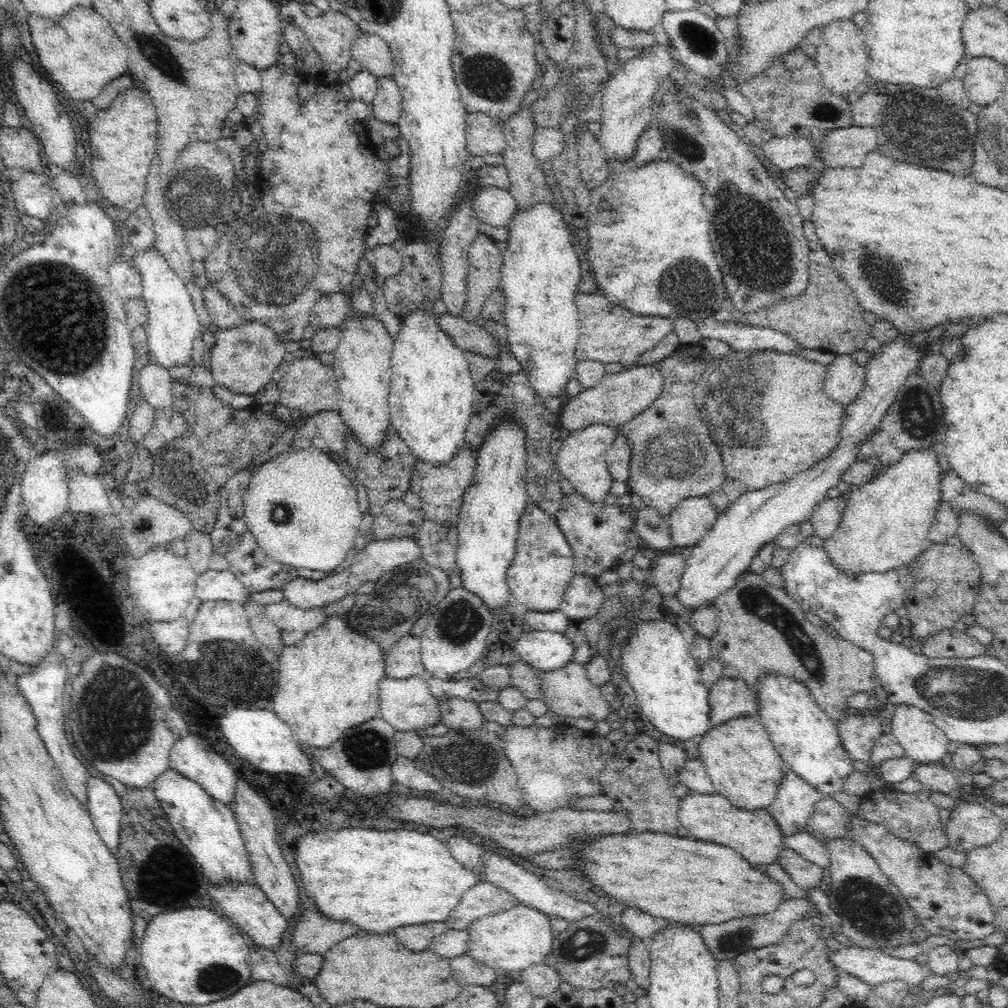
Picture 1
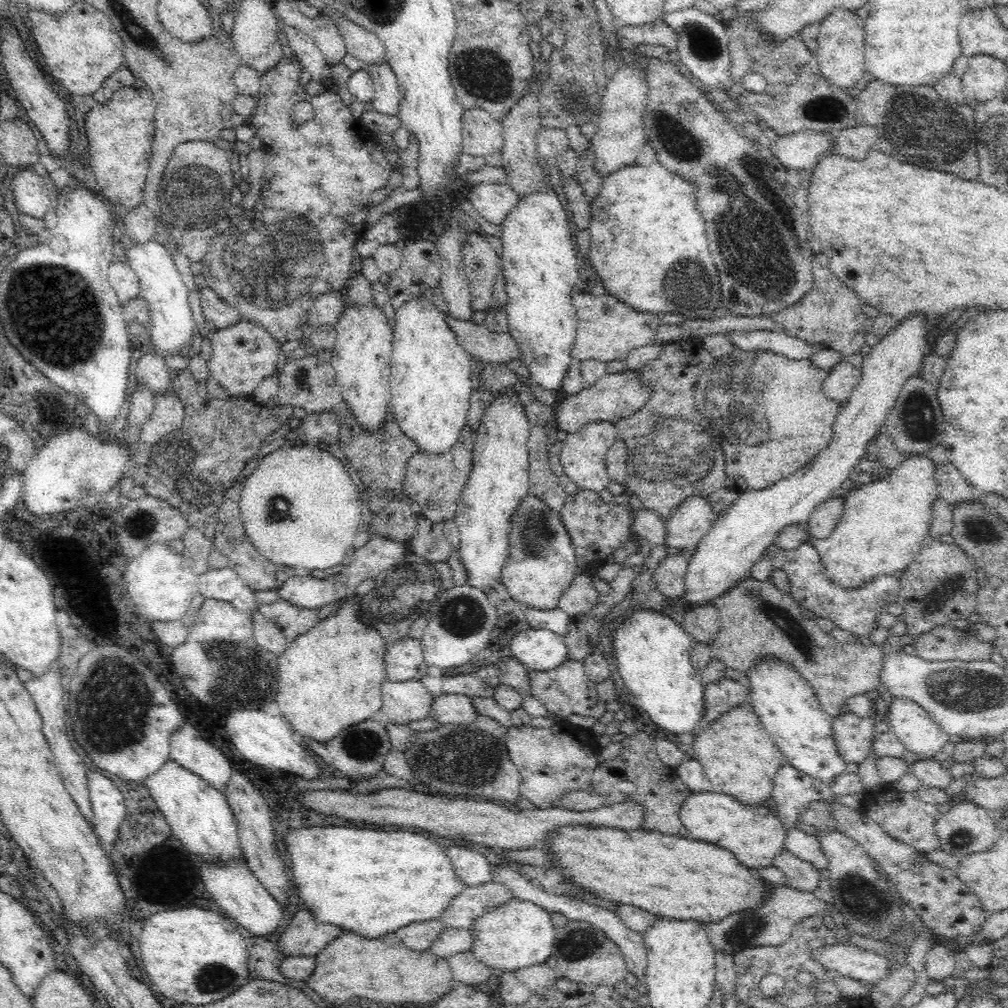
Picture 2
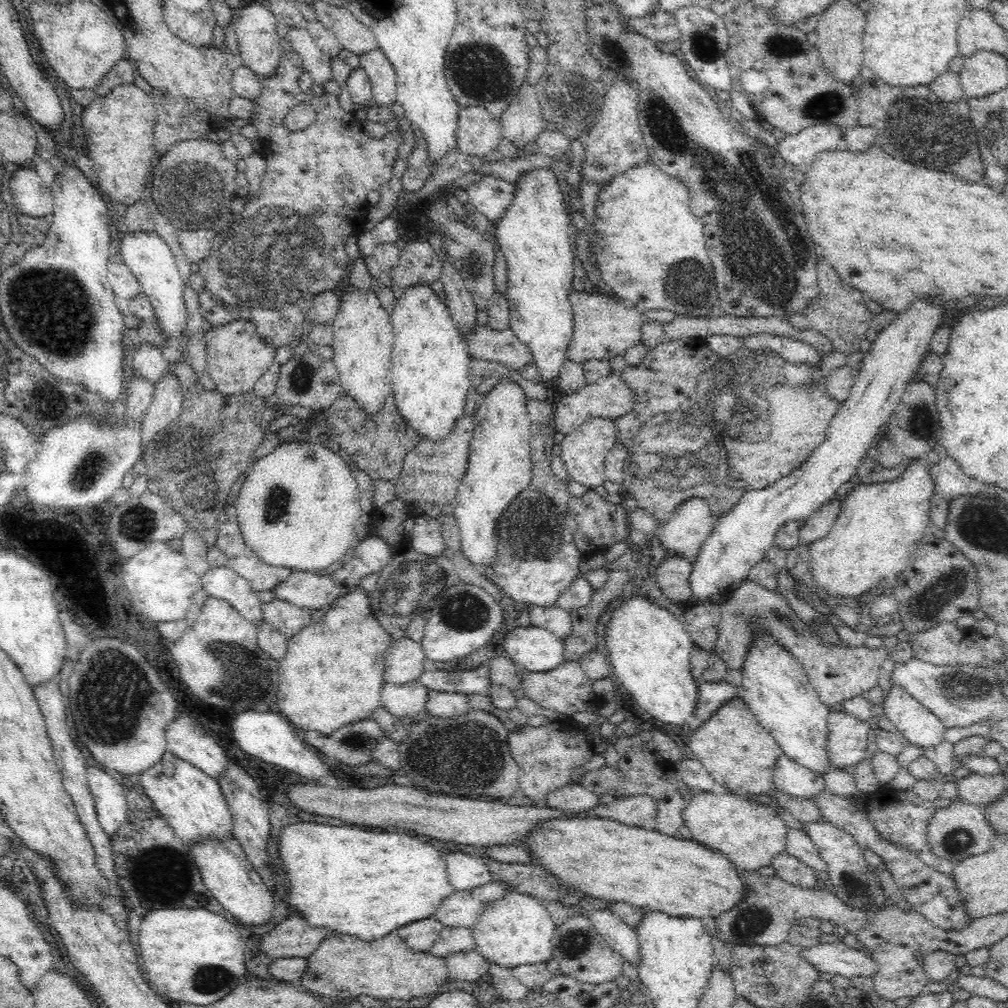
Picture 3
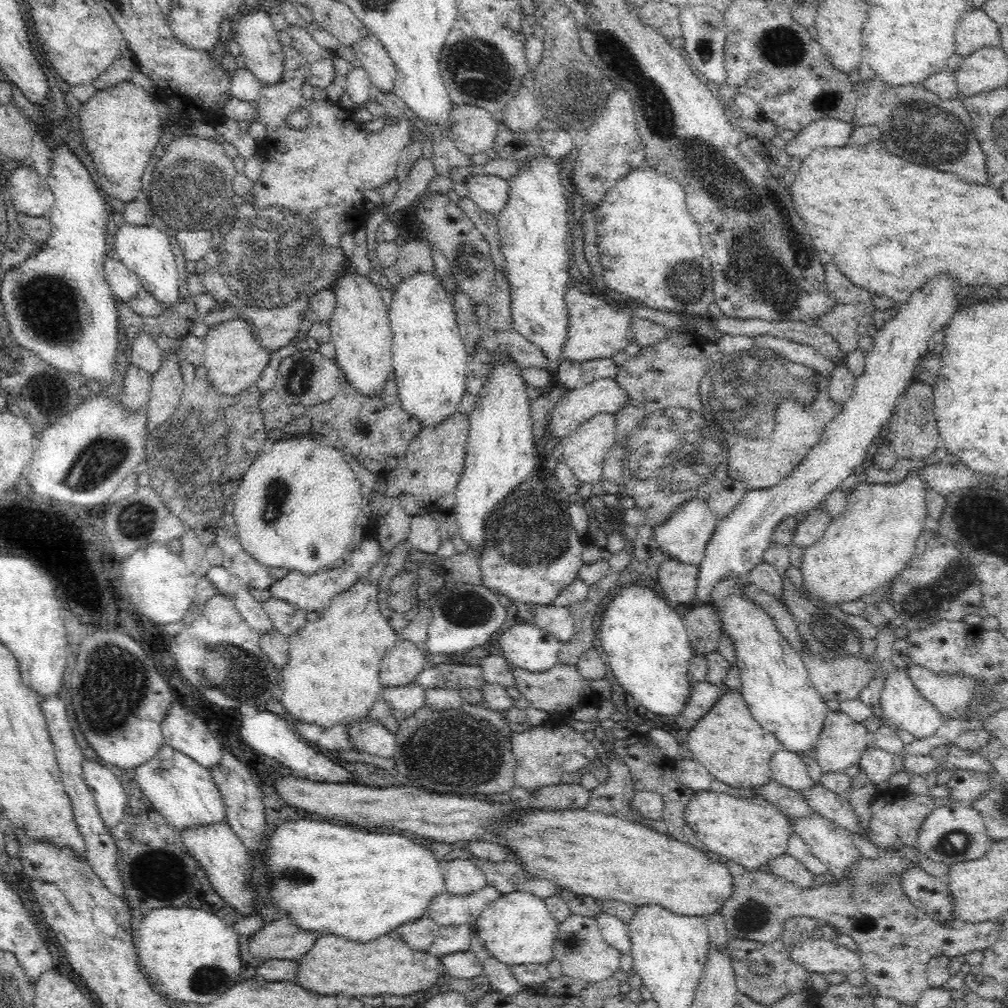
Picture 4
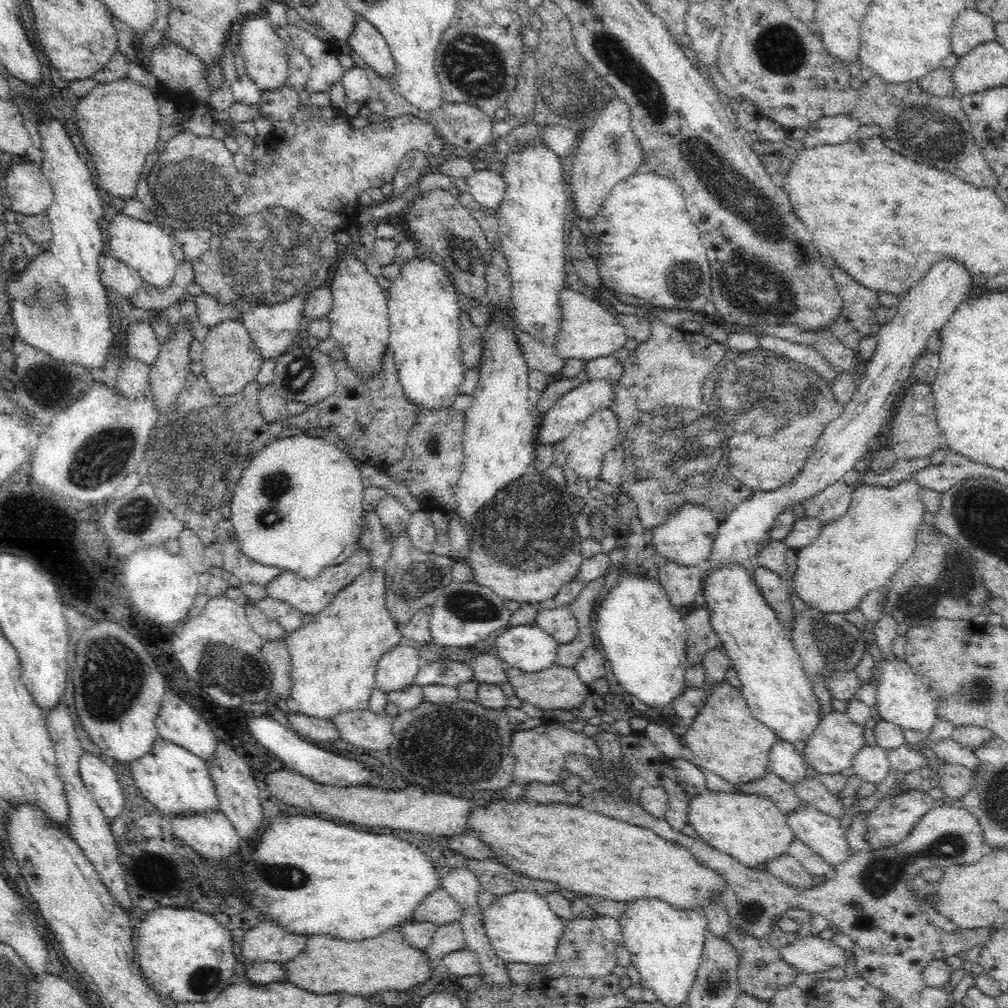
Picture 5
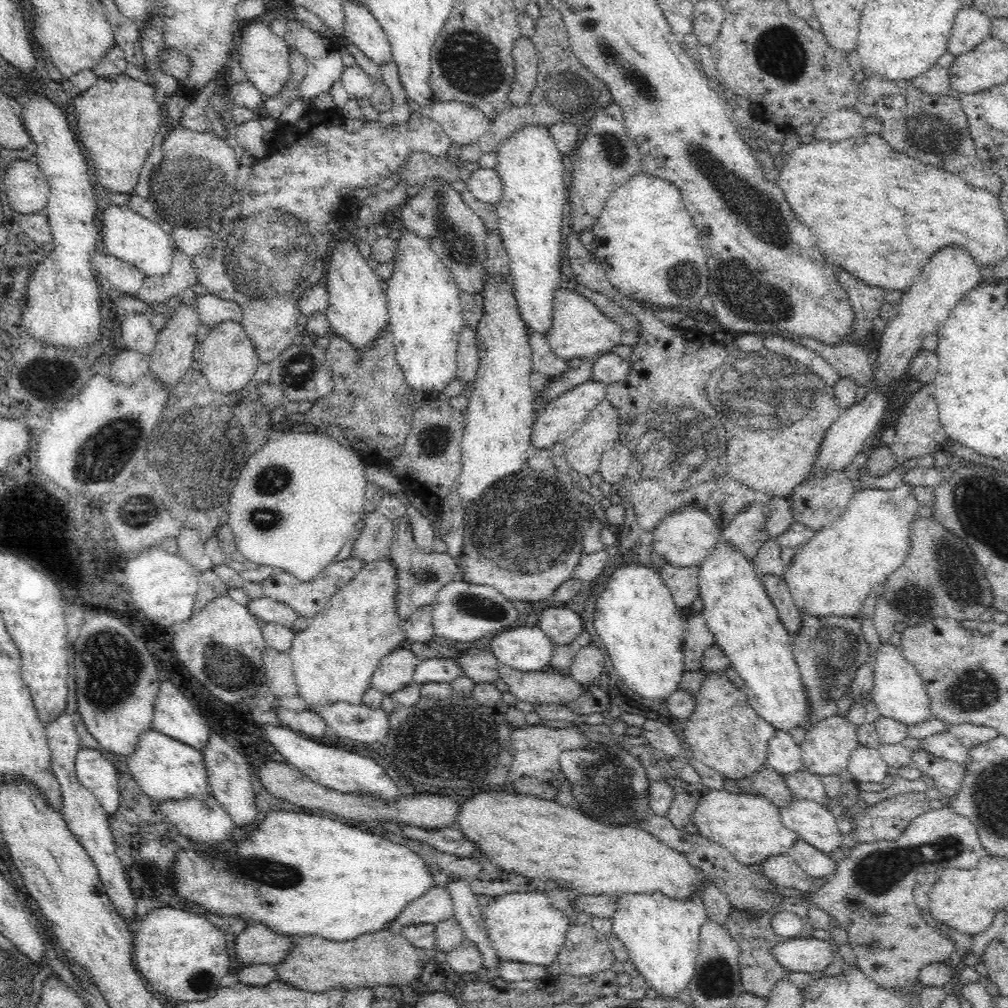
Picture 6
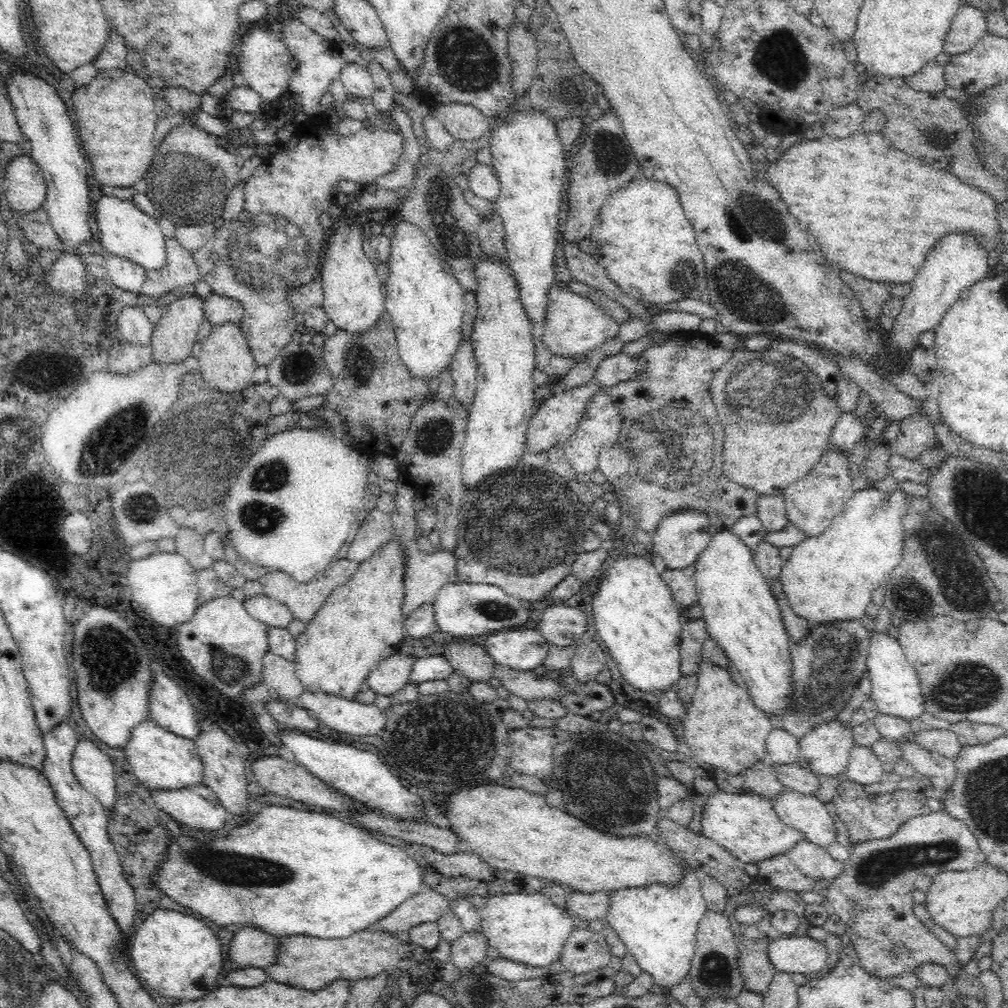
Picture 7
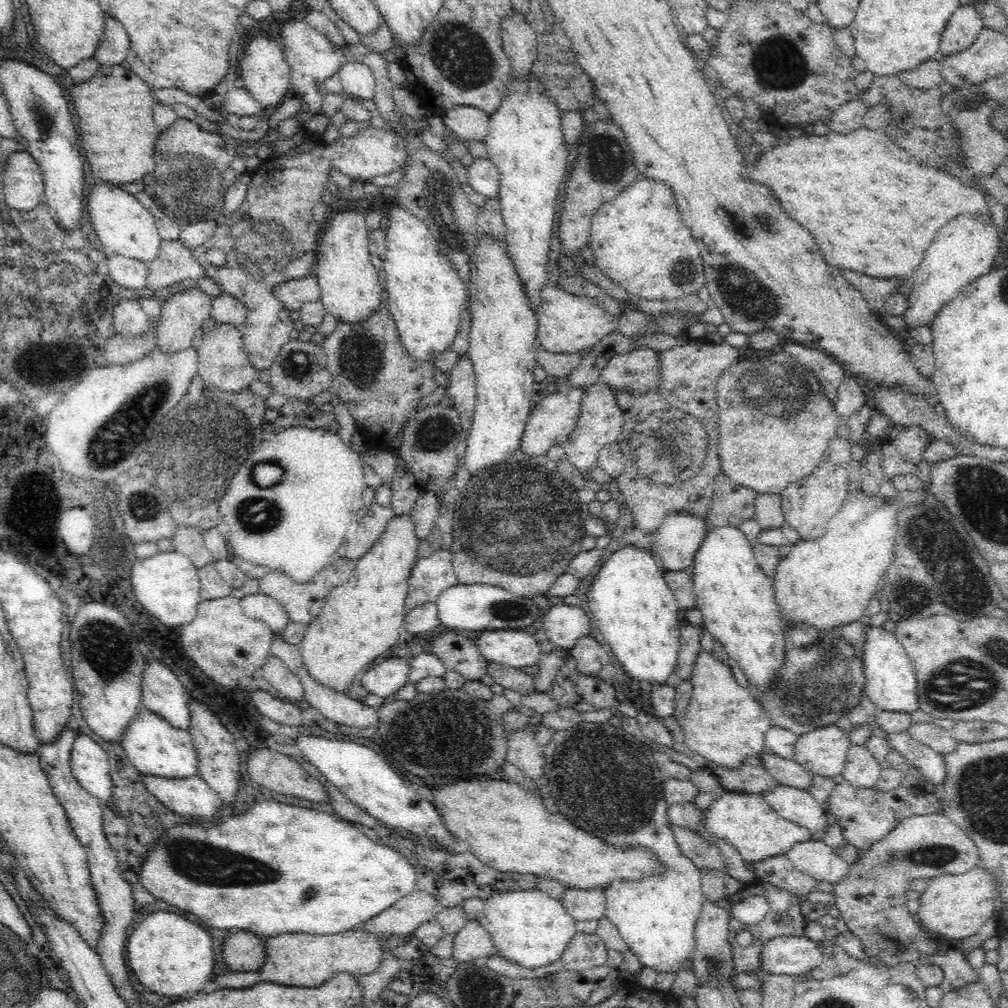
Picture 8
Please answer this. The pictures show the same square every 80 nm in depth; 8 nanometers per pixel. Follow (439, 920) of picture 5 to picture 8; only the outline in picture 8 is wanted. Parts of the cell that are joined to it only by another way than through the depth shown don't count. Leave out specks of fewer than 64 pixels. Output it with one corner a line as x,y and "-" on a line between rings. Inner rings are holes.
416,889
412,894
398,900
392,908
382,912
380,916
364,922
364,930
372,934
410,935
416,928
440,912
438,899
430,893

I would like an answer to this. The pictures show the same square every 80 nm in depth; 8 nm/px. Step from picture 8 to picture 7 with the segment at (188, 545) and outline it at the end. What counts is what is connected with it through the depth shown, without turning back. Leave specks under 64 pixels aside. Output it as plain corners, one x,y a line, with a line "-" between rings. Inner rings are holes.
181,527
175,536
175,552
182,555
197,571
210,567
214,559
204,550
202,535
195,530

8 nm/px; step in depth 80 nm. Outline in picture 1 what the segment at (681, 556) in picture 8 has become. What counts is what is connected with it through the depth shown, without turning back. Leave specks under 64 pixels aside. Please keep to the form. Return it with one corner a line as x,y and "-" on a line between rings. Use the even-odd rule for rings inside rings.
707,496
681,500
668,516
675,546
693,546
714,526
719,513

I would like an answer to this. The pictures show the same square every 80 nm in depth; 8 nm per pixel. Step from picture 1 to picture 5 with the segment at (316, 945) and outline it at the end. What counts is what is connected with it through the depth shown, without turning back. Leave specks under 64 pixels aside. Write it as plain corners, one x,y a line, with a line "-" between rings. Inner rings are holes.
268,919
248,930
240,943
244,958
252,962
272,961
285,964
305,951
308,940
310,936
288,932
277,922

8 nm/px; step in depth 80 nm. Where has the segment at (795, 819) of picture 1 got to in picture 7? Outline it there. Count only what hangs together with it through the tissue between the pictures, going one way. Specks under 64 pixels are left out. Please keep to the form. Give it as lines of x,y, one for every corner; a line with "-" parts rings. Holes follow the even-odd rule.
775,725
765,742
763,762
767,765
796,765
799,760
799,739

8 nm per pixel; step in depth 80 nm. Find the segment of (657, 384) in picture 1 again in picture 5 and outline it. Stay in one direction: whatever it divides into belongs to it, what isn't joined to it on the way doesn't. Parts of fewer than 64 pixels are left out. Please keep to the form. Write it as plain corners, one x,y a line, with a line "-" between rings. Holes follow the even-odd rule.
606,380
584,381
581,386
566,392
553,406
543,414
537,426
537,446
555,445
566,438
572,431
578,430
594,412
604,408
612,408
616,400
614,386

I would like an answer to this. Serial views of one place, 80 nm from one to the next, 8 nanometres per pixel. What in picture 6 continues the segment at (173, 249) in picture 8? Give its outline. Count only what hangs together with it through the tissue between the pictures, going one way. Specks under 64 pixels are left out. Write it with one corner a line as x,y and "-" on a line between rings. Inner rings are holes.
182,251
173,252
170,272
163,277
144,277
142,288
134,294
146,303
166,304
172,297
198,283
193,258

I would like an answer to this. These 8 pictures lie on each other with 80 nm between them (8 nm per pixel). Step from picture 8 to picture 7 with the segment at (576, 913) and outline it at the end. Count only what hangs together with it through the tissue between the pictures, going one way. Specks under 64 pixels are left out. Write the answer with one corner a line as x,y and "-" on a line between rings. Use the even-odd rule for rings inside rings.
571,891
568,894
567,910
579,923
587,923
591,920
602,919
610,908
610,895
606,892
594,892
586,894
584,892

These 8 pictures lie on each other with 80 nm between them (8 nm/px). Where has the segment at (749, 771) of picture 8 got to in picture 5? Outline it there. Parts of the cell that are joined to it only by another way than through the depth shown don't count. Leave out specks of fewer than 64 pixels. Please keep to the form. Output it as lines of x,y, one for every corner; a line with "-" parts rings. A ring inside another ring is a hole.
766,773
760,780
738,786
744,794
757,794
770,799
784,814
796,812
804,803
794,792
792,784
774,773

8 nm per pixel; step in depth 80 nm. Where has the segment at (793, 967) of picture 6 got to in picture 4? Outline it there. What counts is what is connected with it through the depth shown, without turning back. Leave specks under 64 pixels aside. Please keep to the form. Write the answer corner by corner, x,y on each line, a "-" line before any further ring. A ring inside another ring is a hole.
808,939
798,943
790,951
790,958
806,970
820,974
836,972
848,975
860,972
863,967
858,953
825,939

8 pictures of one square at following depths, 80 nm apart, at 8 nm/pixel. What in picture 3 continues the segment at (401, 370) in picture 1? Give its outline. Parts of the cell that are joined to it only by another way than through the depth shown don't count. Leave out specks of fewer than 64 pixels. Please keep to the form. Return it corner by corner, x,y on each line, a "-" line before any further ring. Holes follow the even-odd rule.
416,285
408,287
402,298
395,303
390,314
393,328
393,348
391,358
391,391
400,417
418,433
421,440
444,442
453,431
458,420
465,416
467,395
471,389
471,356
462,334
454,324
448,309
434,294
430,286

